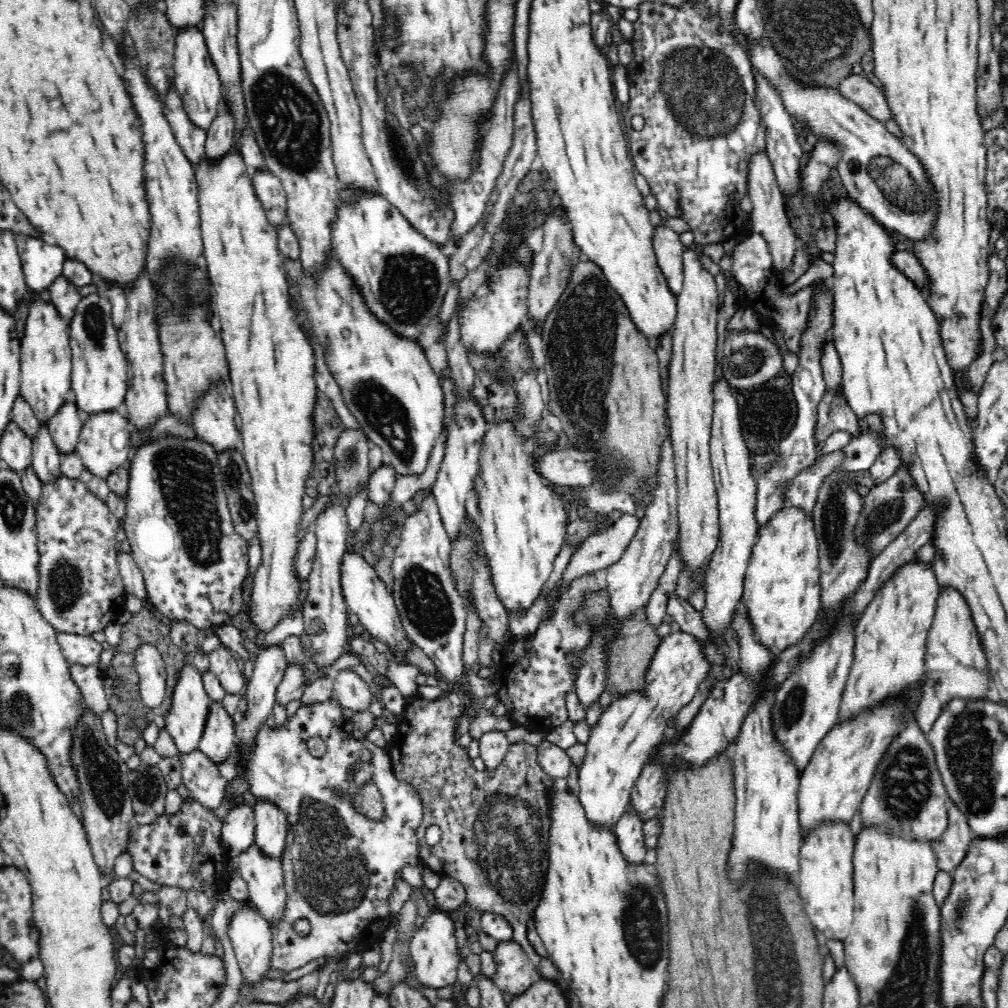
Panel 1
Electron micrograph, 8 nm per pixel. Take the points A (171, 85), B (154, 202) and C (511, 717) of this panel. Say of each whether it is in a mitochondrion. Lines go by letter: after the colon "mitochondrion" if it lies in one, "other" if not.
A: other
B: other
C: other

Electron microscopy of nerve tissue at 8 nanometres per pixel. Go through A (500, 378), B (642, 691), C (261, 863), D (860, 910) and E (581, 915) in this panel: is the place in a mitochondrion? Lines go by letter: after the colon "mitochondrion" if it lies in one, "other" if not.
A: other
B: other
C: other
D: other
E: other

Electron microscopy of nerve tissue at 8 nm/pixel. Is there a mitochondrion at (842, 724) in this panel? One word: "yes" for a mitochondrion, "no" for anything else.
no

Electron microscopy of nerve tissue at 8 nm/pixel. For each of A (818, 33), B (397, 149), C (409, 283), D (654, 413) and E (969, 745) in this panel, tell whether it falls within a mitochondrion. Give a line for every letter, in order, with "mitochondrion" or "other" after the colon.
A: mitochondrion
B: mitochondrion
C: mitochondrion
D: other
E: mitochondrion

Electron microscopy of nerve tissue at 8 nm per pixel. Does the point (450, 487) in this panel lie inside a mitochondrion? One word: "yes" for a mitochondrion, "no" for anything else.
no

